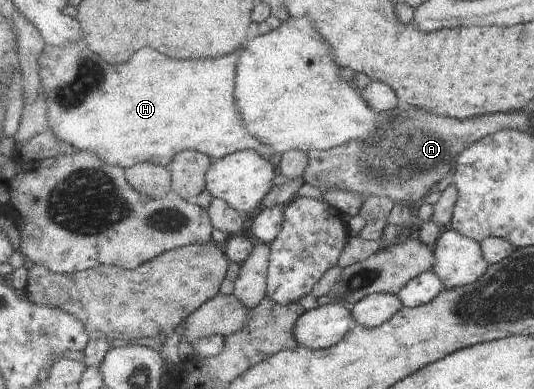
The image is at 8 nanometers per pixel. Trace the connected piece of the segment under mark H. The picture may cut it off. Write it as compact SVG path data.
M86 41L80 45L68 43L66 47L46 44L37 59L30 61L37 66L38 97L46 102L48 129L54 129L62 141L70 143L78 151L98 151L106 157L106 161L124 169L142 161L168 167L178 153L186 150L205 153L214 160L248 149L268 161L274 157L270 145L246 131L236 105L236 63L240 61L244 49L226 57L194 61L174 61L154 49L142 49L142 53L136 53L126 65L110 65L88 47Z

